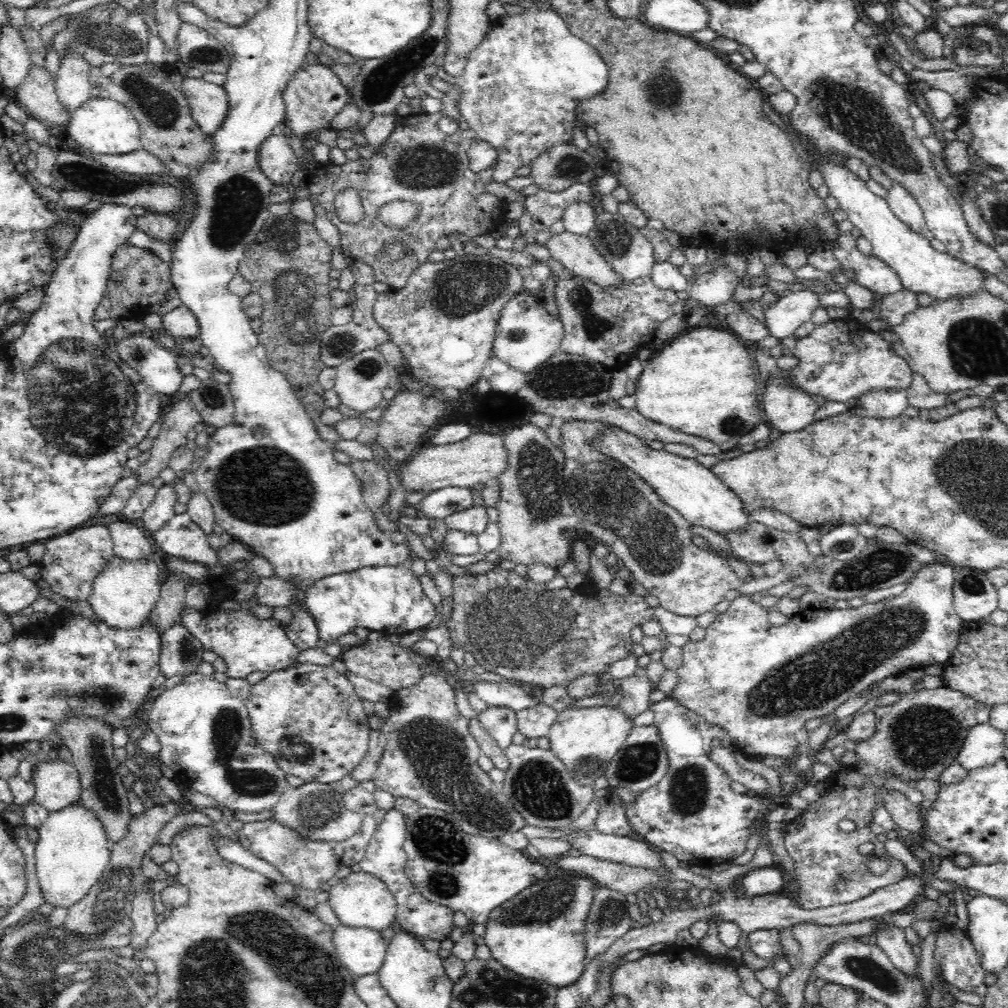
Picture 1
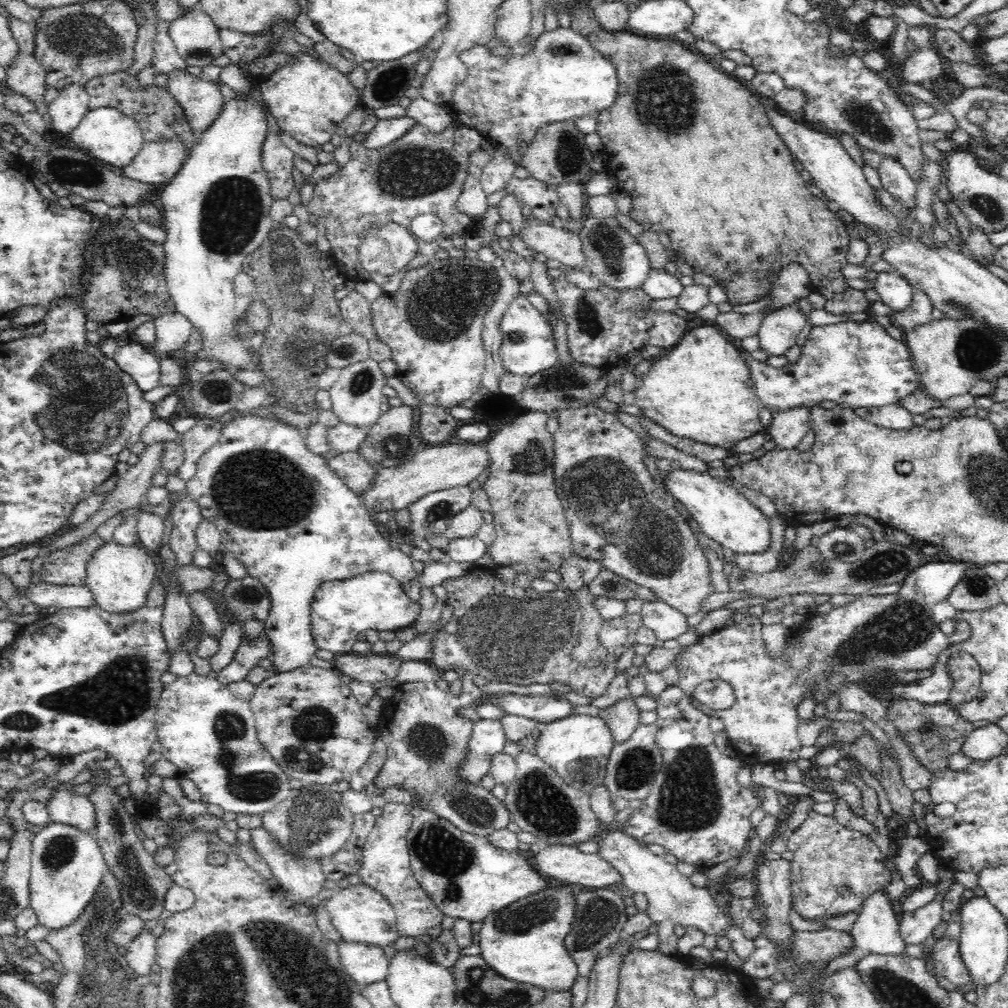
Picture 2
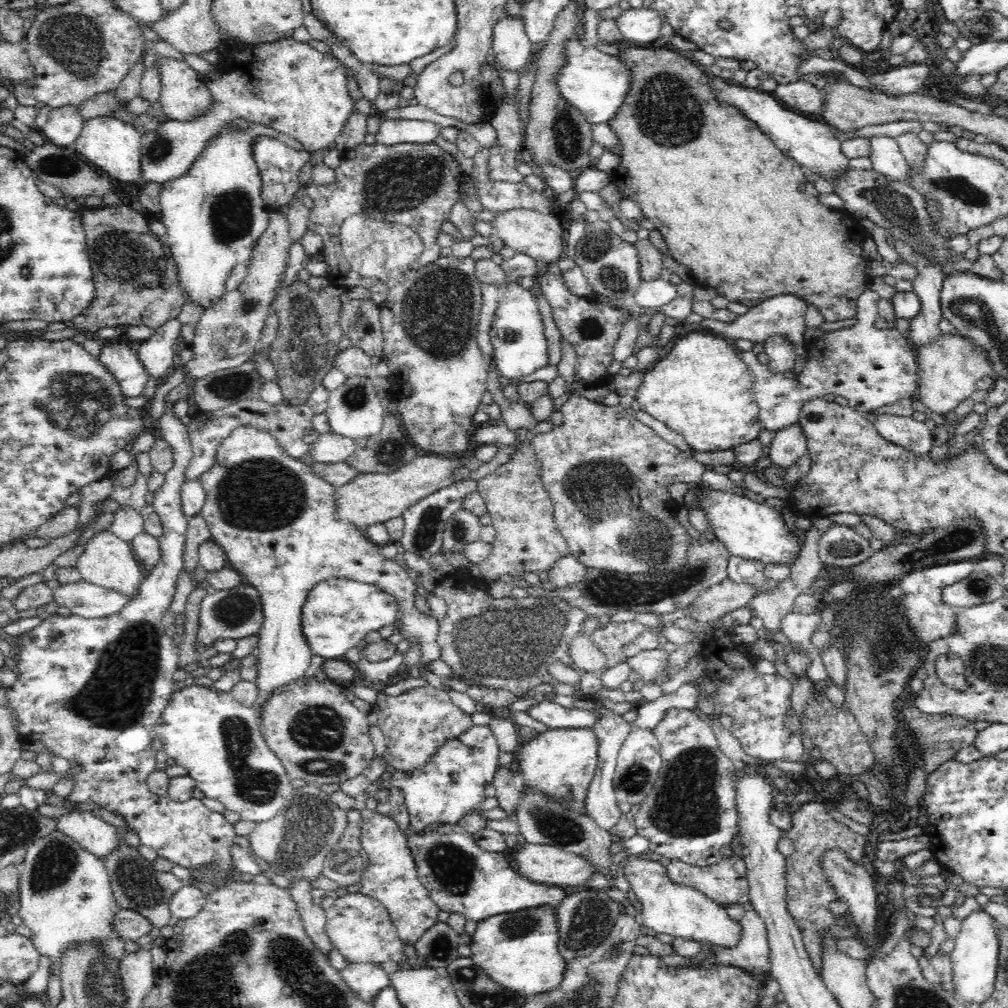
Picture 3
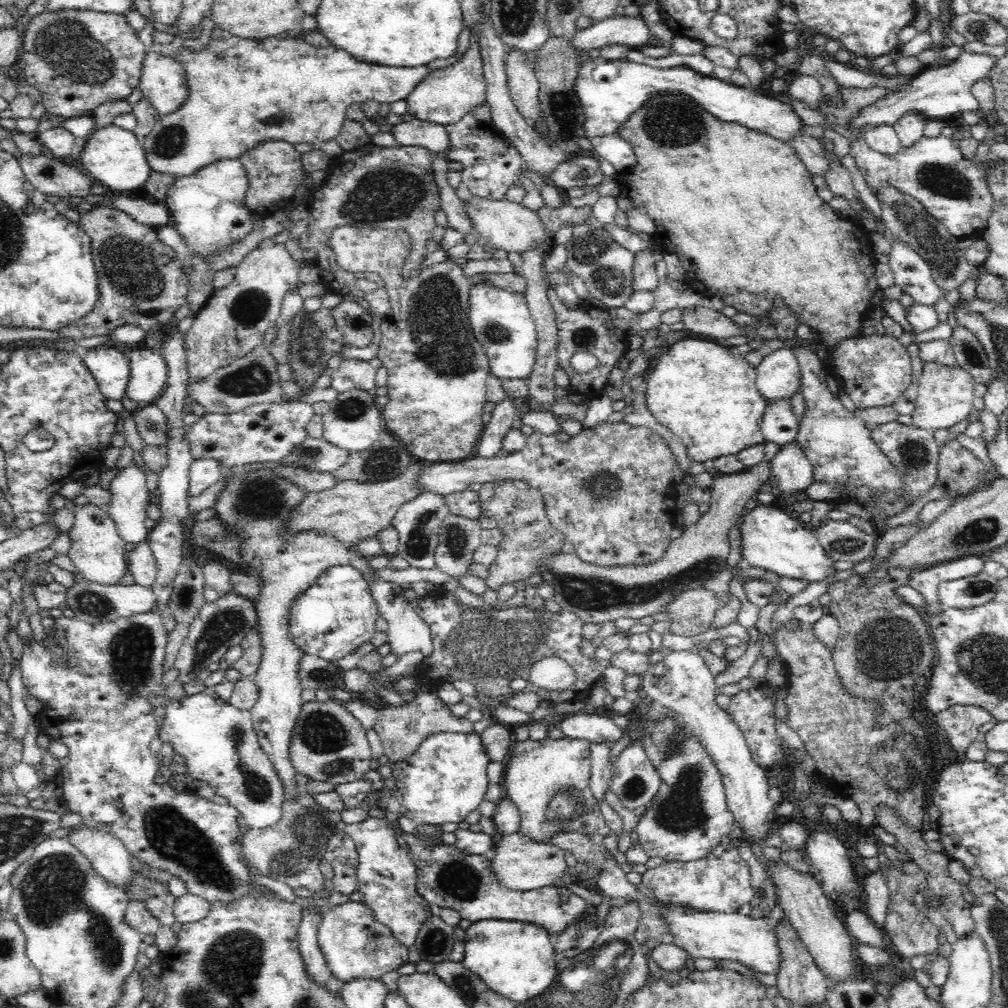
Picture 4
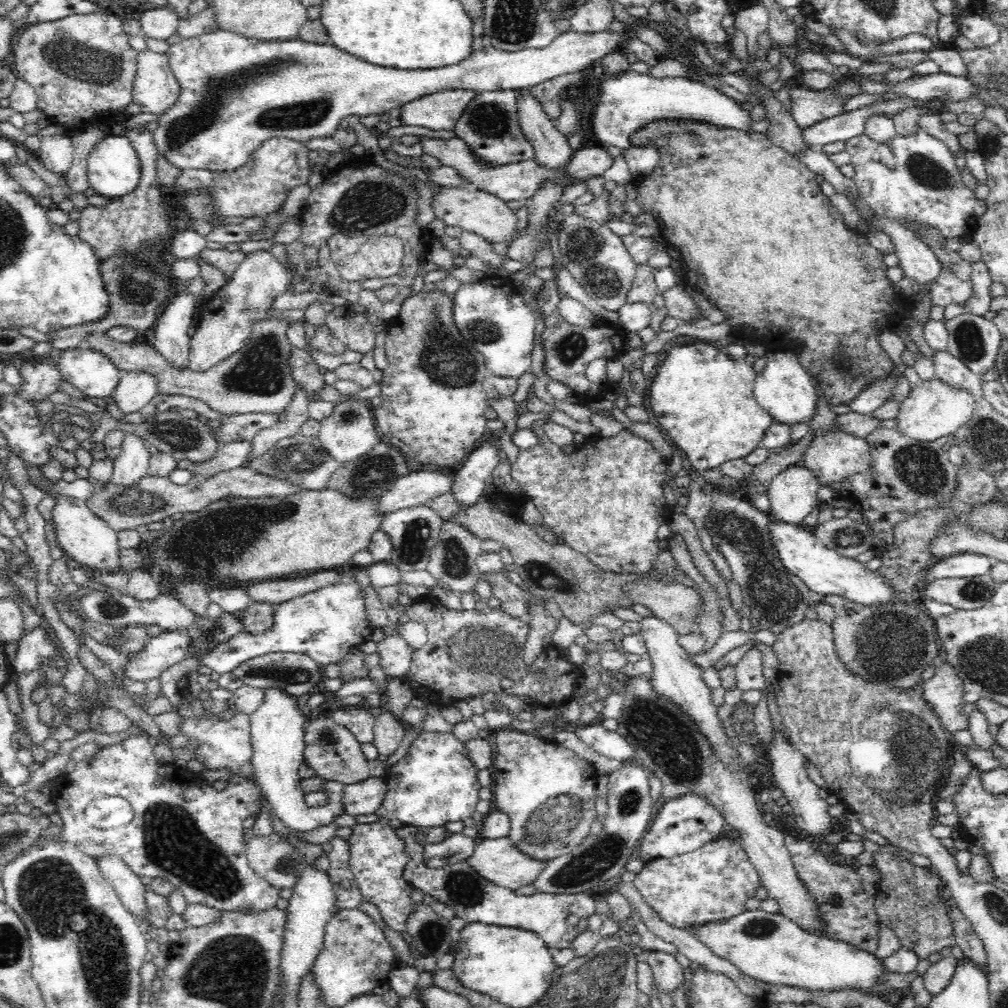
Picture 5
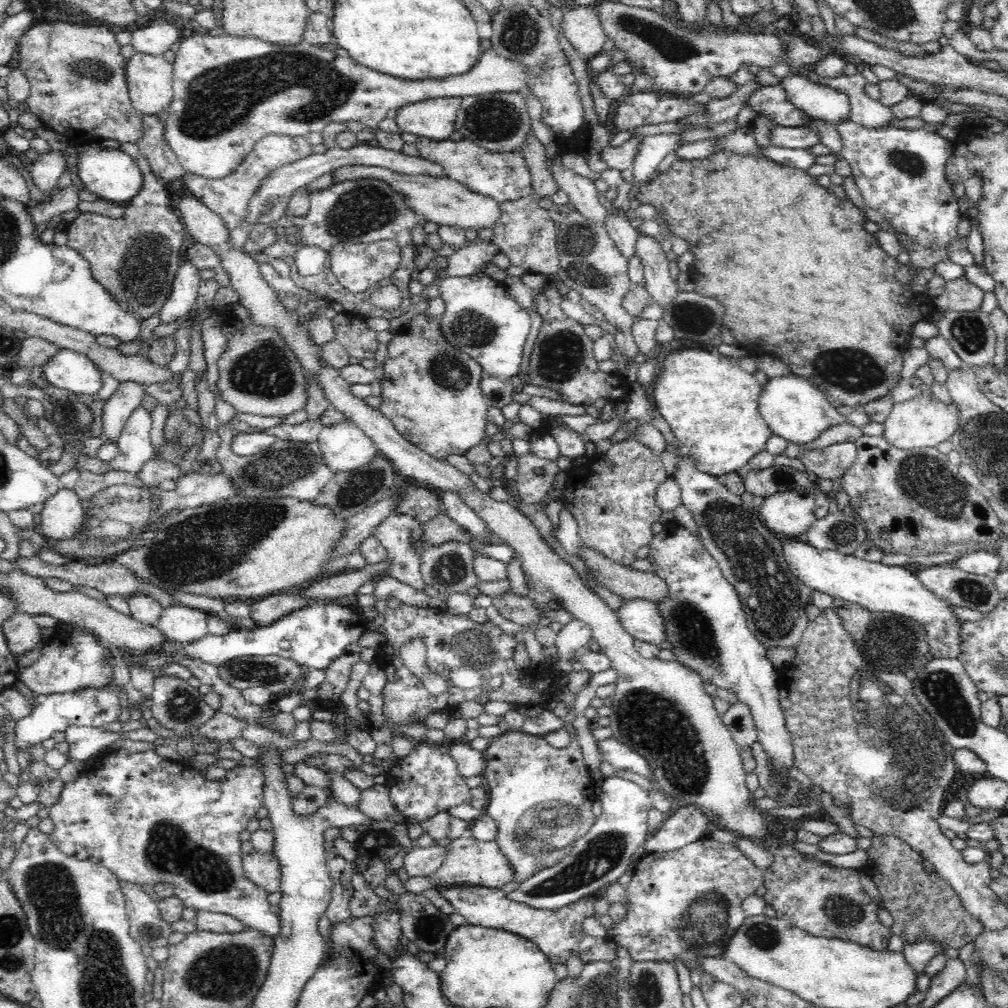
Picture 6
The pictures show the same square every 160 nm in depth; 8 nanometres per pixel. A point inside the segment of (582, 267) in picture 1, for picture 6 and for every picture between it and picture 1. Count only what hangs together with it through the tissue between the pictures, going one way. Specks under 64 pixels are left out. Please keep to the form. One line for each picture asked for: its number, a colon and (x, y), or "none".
2: (562, 245)
3: (529, 232)
4: (509, 226)
5: (475, 211)
6: (448, 203)

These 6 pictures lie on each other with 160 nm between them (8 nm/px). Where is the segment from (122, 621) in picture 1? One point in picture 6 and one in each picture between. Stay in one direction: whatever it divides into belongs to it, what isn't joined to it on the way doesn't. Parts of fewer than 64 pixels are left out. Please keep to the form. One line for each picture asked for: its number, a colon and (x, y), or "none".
2: (119, 576)
3: (107, 561)
4: (97, 550)
5: (90, 542)
6: (63, 513)

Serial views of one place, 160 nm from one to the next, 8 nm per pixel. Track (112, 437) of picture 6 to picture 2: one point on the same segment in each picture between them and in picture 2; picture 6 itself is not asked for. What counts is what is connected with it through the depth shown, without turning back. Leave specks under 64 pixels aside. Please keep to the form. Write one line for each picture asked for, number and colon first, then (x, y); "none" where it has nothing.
2: (173, 329)
3: (157, 354)
4: (148, 372)
5: (135, 389)

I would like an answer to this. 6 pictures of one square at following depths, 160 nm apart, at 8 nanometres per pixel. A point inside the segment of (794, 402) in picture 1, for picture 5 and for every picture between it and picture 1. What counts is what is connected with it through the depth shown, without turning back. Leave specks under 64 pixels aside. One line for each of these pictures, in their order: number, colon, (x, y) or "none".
2: (787, 429)
3: (789, 444)
4: (793, 471)
5: (793, 493)

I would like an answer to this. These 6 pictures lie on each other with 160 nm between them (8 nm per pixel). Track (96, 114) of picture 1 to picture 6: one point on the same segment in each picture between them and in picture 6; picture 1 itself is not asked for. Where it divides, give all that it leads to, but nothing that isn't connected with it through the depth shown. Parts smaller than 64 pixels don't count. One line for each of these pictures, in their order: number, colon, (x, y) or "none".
2: (107, 135)
3: (114, 148)
4: (113, 157)
5: (114, 170)
6: (112, 175)

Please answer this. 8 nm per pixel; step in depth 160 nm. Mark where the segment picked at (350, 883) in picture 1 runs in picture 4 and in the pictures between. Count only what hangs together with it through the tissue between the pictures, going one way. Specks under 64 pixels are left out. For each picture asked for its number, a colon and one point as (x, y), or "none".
2: (361, 915)
3: (359, 926)
4: (356, 946)

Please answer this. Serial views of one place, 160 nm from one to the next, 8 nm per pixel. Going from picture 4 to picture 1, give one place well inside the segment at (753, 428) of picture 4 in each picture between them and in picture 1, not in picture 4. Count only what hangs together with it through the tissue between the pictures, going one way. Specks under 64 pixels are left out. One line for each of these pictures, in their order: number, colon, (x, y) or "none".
1: (702, 382)
2: (701, 388)
3: (701, 388)

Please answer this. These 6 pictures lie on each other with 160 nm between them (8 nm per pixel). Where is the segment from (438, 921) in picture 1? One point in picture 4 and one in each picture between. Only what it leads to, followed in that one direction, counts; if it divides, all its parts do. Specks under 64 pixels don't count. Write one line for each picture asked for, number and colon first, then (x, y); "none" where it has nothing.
2: (385, 867)
3: (391, 878)
4: (386, 876)

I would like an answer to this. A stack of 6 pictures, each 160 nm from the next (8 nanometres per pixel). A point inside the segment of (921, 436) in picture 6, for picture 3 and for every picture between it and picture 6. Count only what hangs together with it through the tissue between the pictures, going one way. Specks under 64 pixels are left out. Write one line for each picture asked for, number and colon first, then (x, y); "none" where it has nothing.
3: (948, 368)
4: (945, 394)
5: (935, 409)

